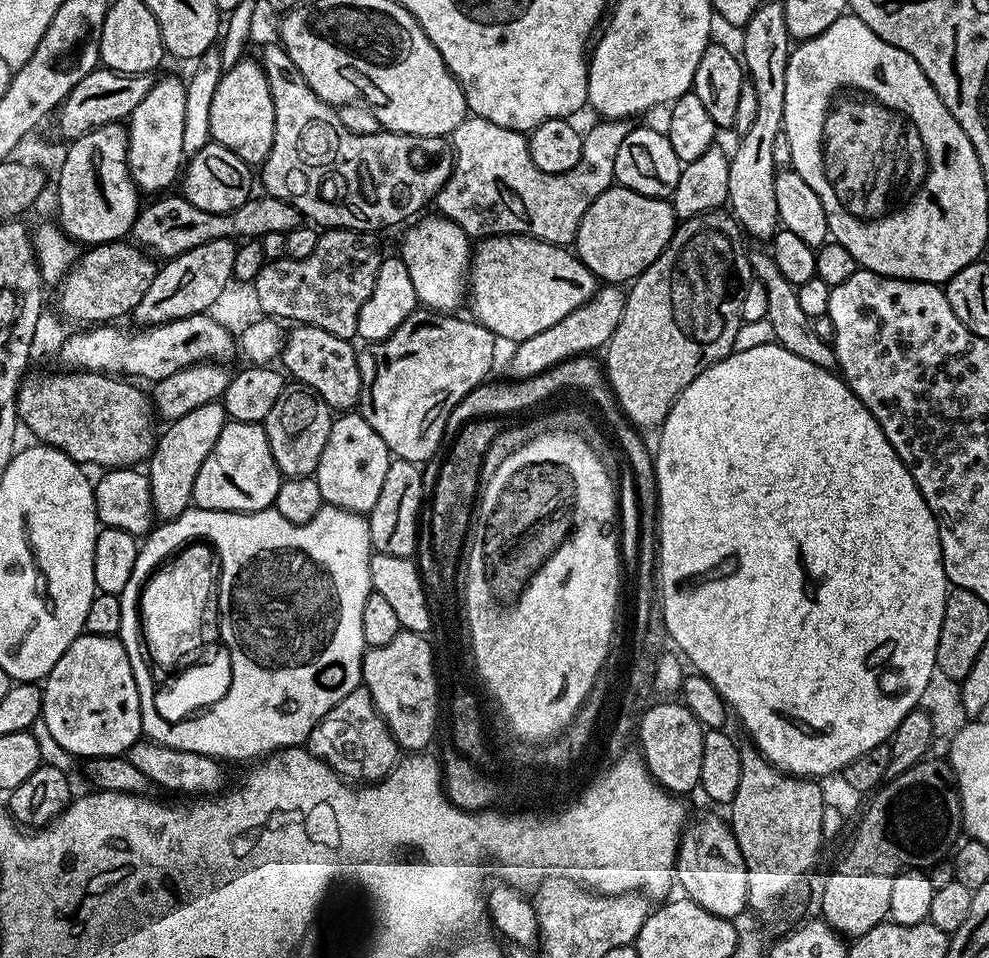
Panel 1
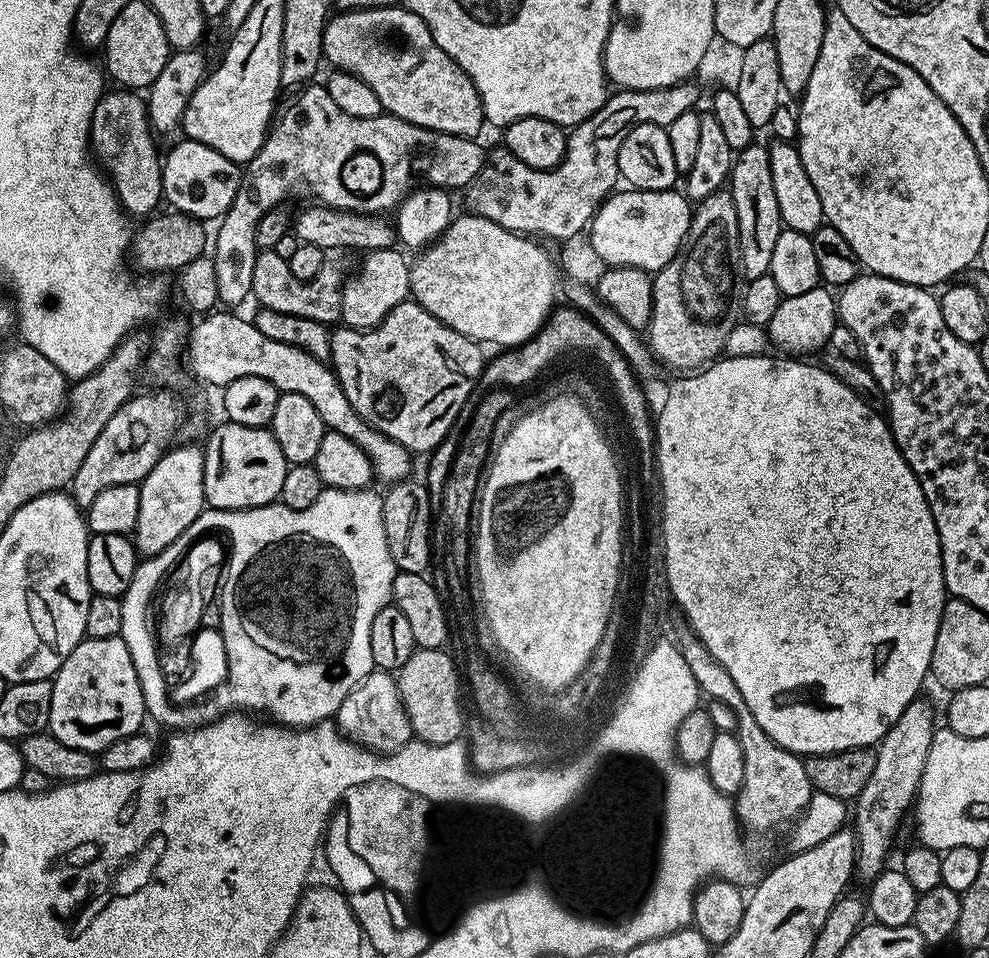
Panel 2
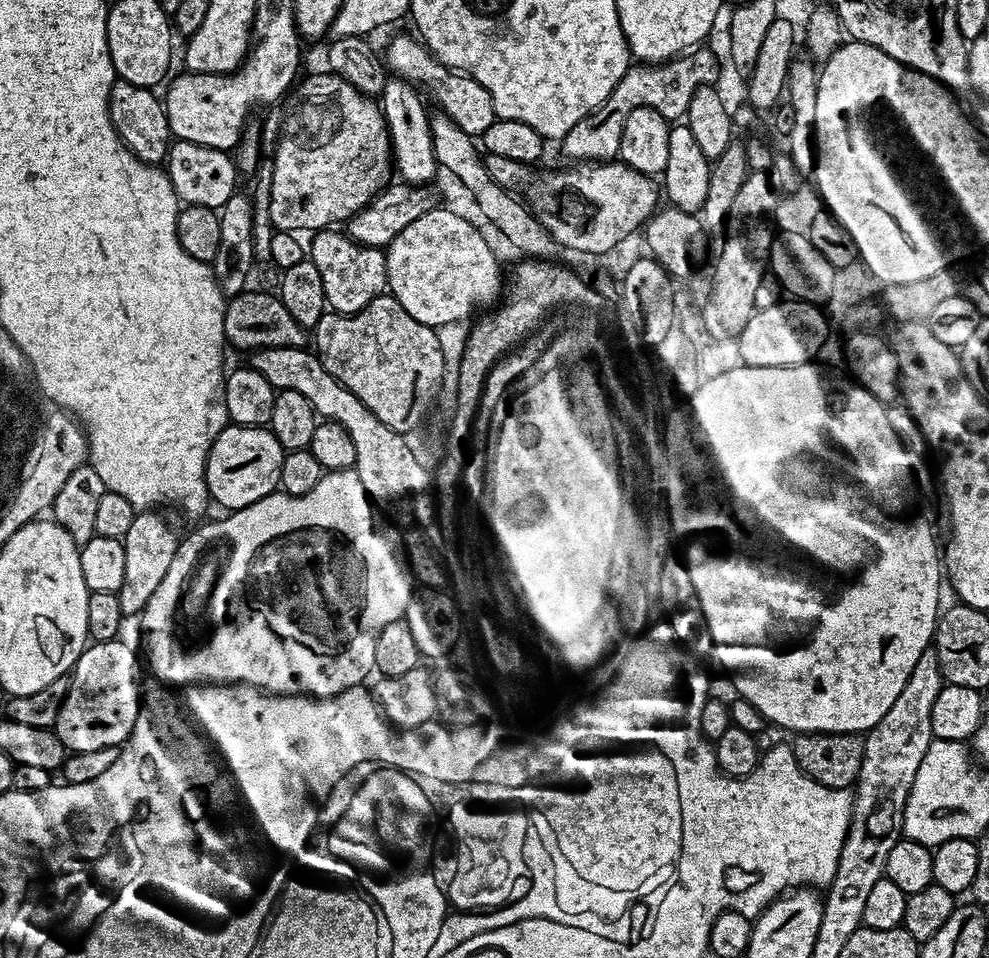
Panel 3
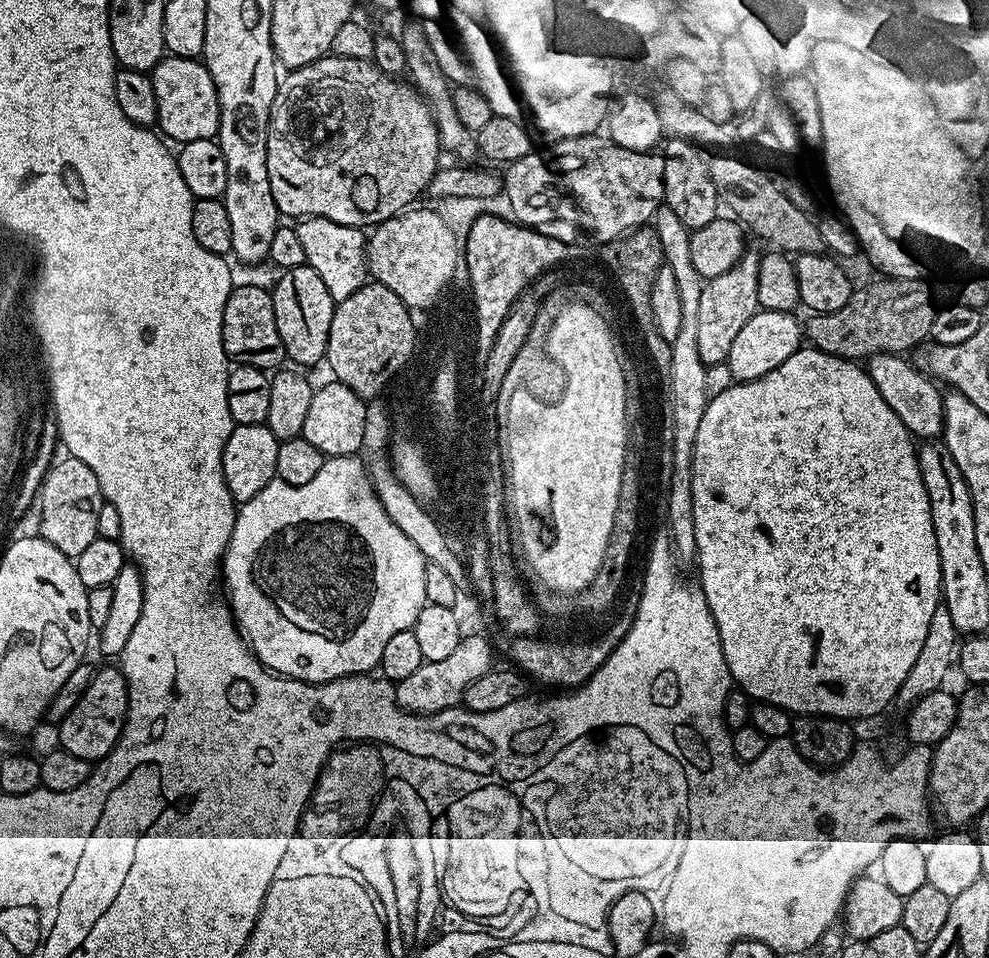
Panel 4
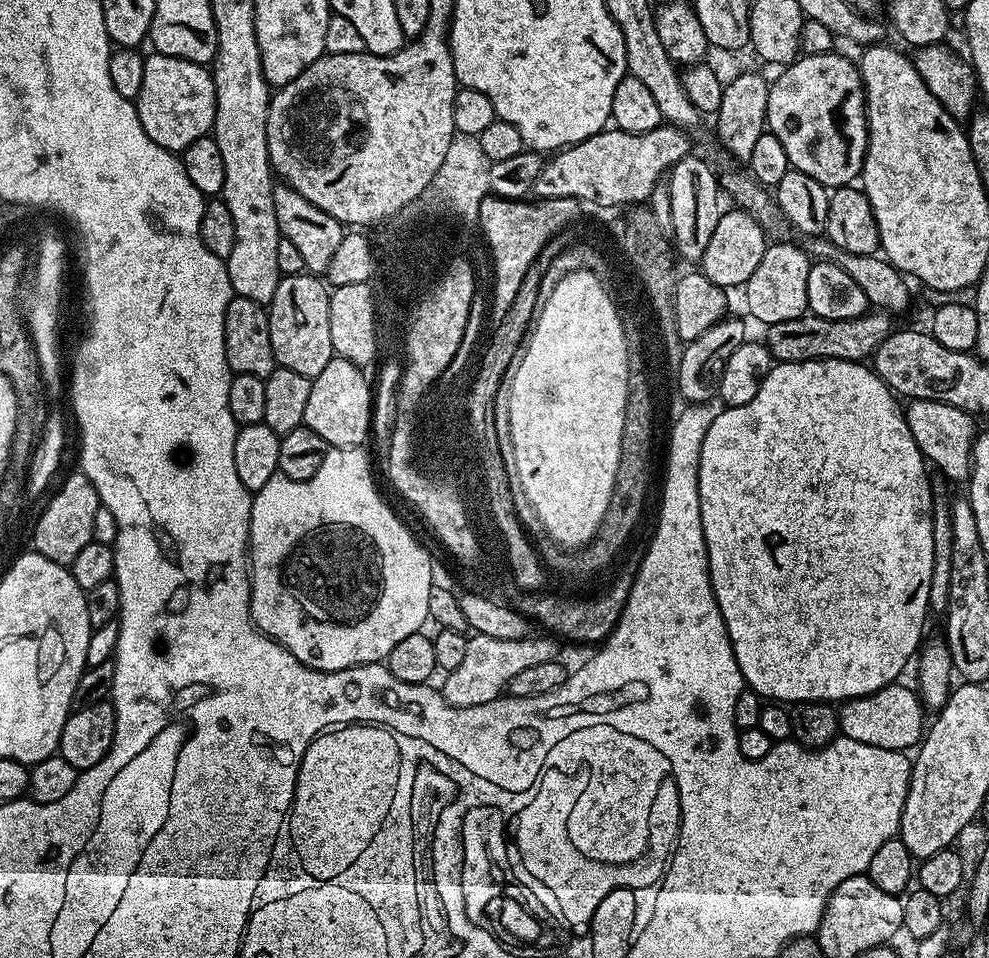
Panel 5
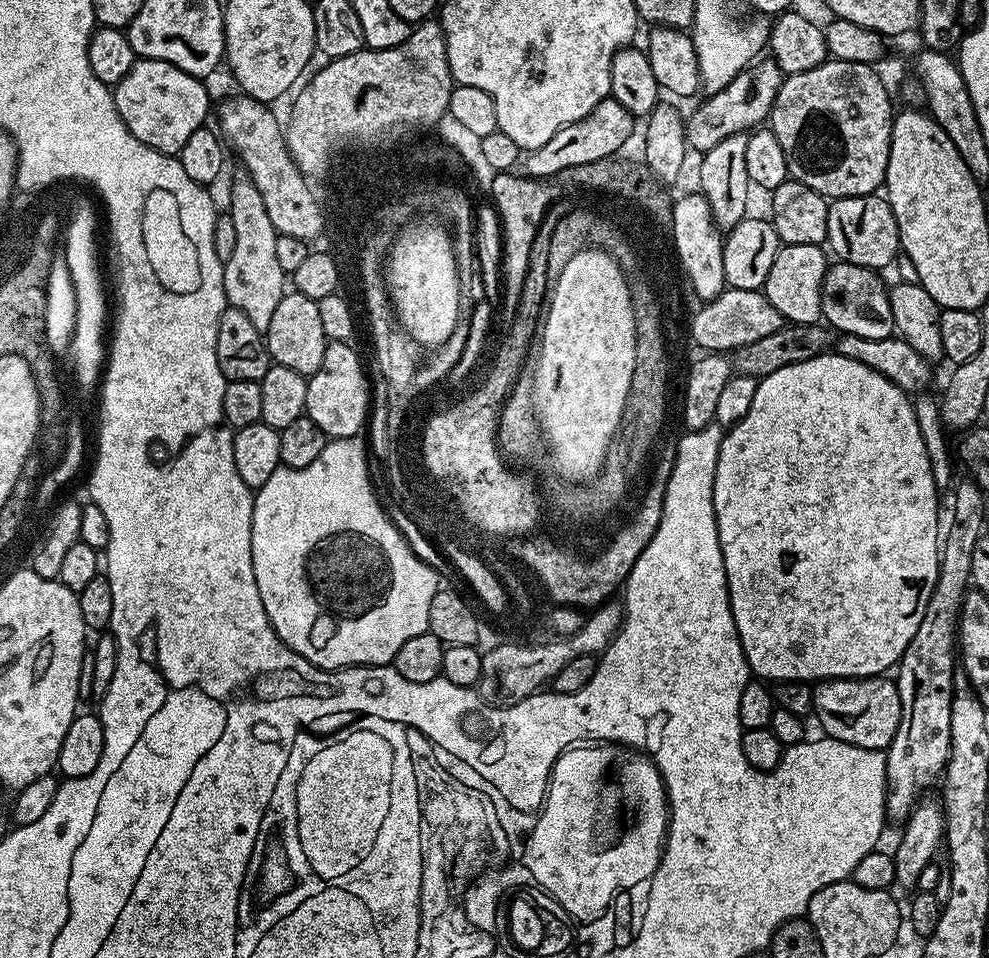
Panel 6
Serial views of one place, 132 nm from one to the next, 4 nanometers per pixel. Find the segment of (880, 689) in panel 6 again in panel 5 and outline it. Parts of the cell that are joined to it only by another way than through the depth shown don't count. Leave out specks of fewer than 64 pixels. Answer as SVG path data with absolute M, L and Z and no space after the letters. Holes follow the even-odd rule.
M893 682L882 690L871 692L868 696L860 696L856 700L841 703L840 731L846 738L854 738L854 742L866 742L871 748L882 750L898 750L904 752L908 748L915 749L926 731L926 709L915 687L907 688L904 682Z

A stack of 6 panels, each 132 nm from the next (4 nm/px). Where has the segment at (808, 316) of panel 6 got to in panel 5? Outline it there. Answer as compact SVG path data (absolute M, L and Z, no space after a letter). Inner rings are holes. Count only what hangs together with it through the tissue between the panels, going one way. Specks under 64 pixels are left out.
M769 243L766 254L762 254L762 262L758 262L754 274L750 274L743 292L748 299L749 314L761 326L790 322L790 318L798 318L808 312L806 282L810 278L813 261L805 249L804 252L796 244Z

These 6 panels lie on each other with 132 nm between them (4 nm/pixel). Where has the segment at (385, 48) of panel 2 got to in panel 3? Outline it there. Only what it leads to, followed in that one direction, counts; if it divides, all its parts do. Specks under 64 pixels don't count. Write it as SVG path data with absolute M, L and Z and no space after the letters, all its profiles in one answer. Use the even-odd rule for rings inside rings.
M415 35L412 36L396 36L389 42L388 49L382 52L387 71L401 76L401 81L419 86L429 97L432 95L439 111L445 112L455 124L462 126L466 134L478 138L498 118L494 102L490 102L490 94L481 84L474 82L474 78L440 63Z

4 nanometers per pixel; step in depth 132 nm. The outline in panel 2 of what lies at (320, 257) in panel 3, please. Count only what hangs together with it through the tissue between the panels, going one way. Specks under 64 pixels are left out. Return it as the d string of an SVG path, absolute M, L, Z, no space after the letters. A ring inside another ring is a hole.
M395 247L383 248L367 253L360 264L360 269L353 271L344 282L341 294L341 316L347 327L376 328L398 306L410 296L410 264L403 251L396 252Z

